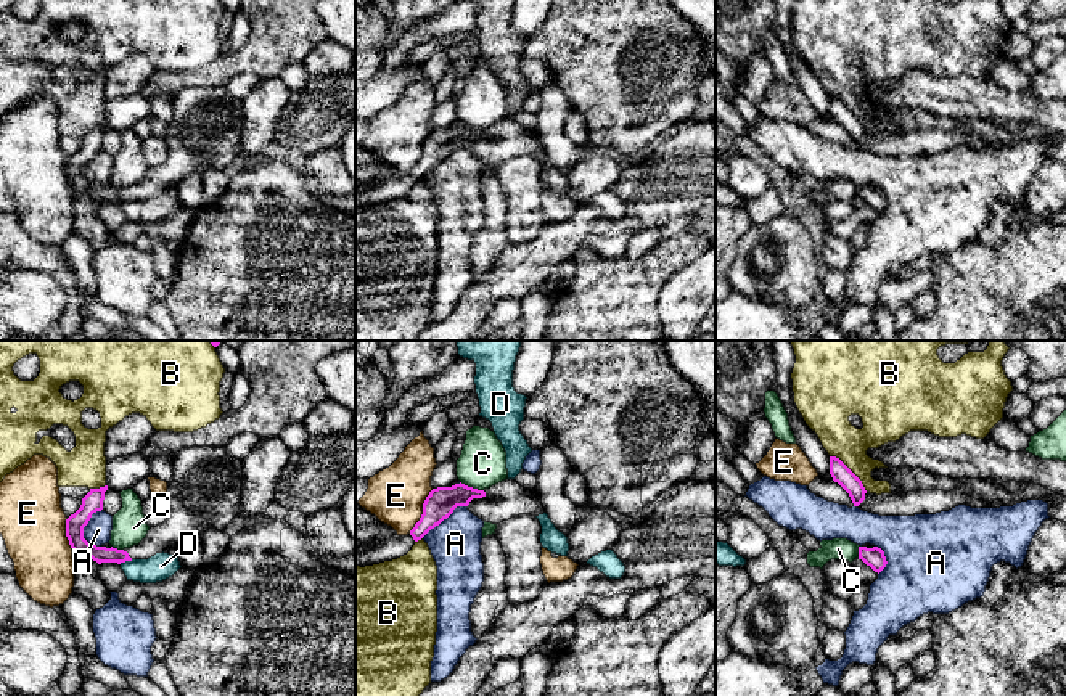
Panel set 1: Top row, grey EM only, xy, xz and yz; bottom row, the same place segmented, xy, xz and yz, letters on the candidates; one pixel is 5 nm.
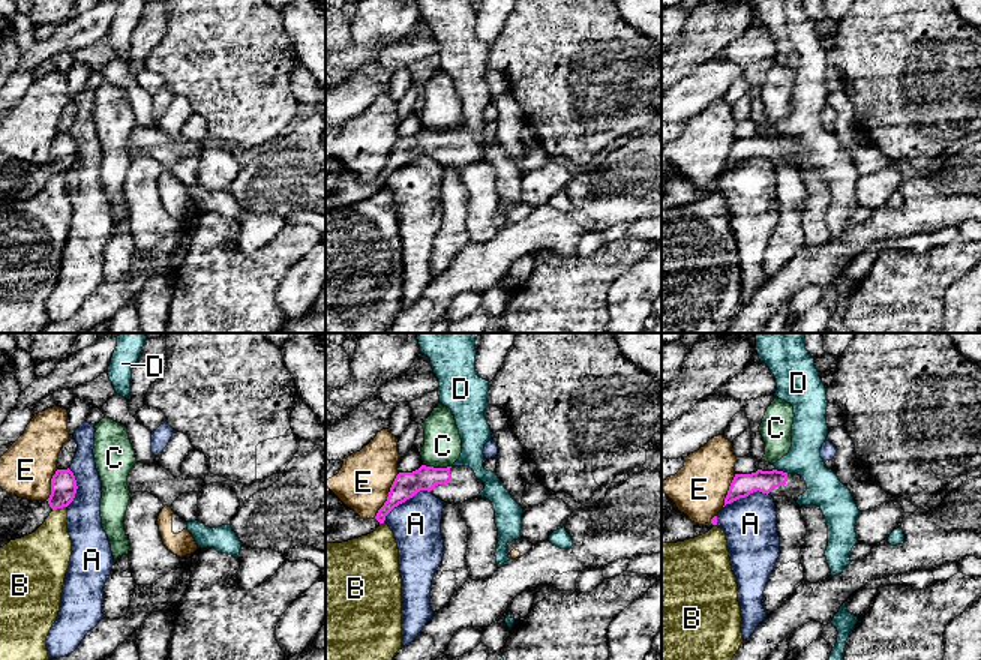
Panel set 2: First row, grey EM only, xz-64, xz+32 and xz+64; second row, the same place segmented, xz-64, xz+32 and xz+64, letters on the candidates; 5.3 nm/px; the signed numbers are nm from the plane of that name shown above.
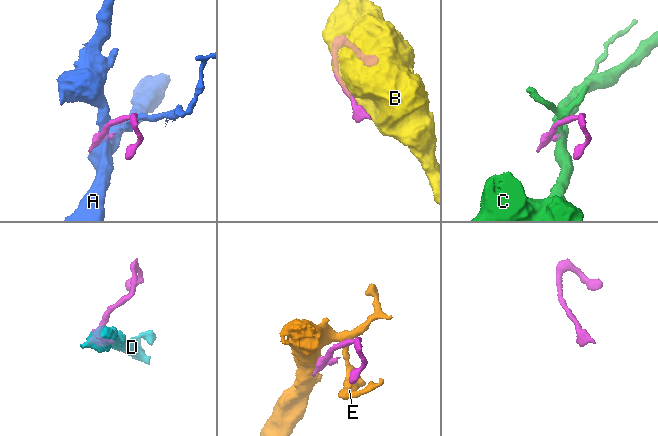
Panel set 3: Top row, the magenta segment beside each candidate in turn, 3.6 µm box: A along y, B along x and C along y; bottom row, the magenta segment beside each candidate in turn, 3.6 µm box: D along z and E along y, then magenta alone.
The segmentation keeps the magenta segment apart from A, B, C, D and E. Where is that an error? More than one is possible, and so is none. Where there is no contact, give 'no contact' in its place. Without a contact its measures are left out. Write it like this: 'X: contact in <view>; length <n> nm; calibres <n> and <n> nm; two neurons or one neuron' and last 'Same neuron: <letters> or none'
A: contact in xy; length 200 nm; calibres 100 and 130 nm; two neurons
B: contact in yz; length 260 nm; calibres 90 and 180 nm; two neurons
C: contact in xz; length 130 nm; calibres 150 and 240 nm; two neurons
D: contact in xy; length 70 nm; calibres 80 and 140 nm; two neurons
E: contact in xz; length 260 nm; calibres 150 and 280 nm; two neurons
Same neuron: none

